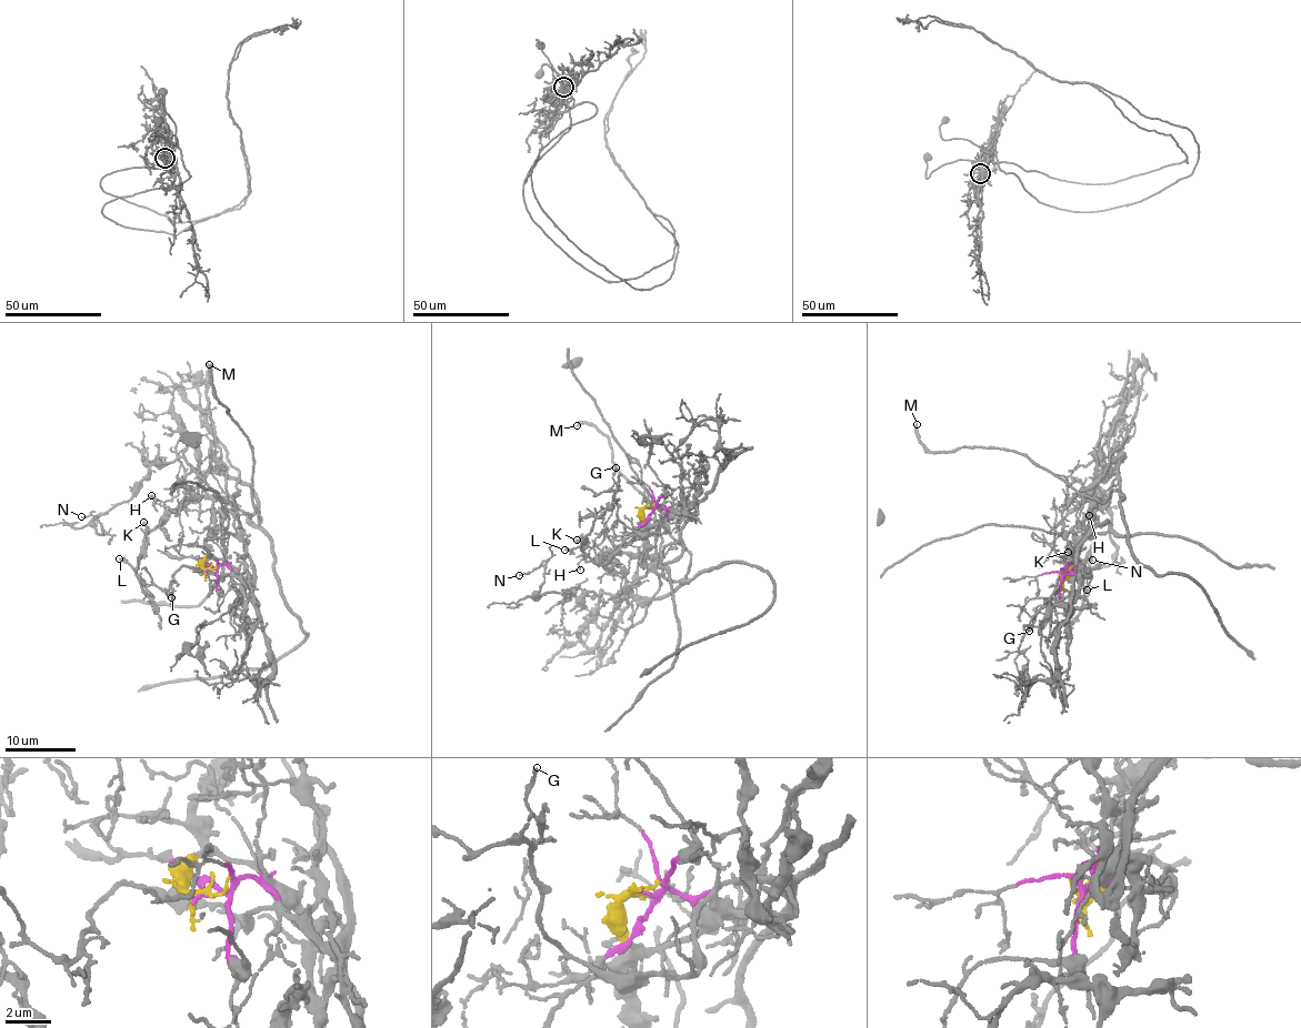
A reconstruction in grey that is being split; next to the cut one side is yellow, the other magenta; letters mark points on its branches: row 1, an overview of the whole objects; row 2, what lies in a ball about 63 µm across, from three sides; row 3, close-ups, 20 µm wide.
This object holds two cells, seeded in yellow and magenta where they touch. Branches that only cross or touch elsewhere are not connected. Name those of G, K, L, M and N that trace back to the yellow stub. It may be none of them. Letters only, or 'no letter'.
K, L, M, N

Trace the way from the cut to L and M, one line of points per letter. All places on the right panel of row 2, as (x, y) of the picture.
L: (1062, 578), (1092, 512), (1120, 490), (1122, 460), (1107, 469), (1083, 522), (1092, 547), (1087, 590)
M: (1062, 578), (1092, 512), (1120, 490), (1116, 479), (1100, 503), (1011, 451), (934, 453), (916, 423)

